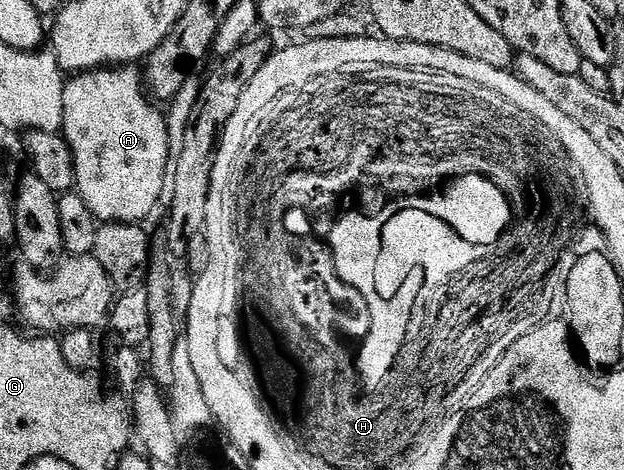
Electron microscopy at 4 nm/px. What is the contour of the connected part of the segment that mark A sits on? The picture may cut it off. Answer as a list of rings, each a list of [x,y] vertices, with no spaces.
[[[116,66],[111,70],[93,70],[88,73],[76,74],[64,85],[64,127],[62,137],[72,152],[73,170],[75,172],[74,188],[81,200],[84,200],[88,207],[89,214],[93,221],[101,225],[139,225],[152,211],[160,204],[160,195],[165,195],[168,162],[168,122],[165,113],[155,112],[148,105],[149,97],[146,95],[145,85],[142,83],[141,73],[132,66]]]

